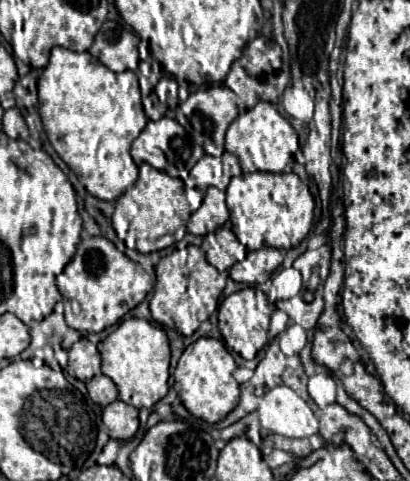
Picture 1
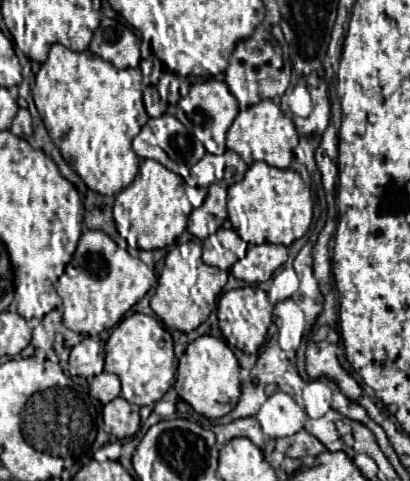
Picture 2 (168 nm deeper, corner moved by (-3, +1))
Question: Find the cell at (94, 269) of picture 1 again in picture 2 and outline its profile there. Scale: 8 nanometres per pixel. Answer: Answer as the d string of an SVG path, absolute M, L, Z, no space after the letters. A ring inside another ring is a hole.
M85 230L77 250L65 268L65 274L55 283L57 294L63 298L63 324L79 334L97 336L113 328L123 314L157 286L157 274L120 248L105 232Z

